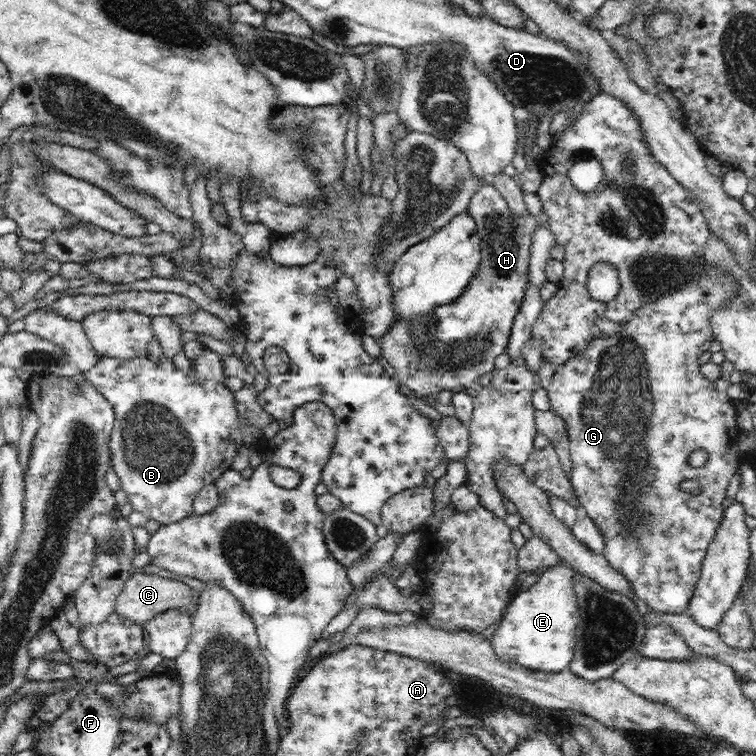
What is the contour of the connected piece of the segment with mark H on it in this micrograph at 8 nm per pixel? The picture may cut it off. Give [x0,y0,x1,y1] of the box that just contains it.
[380,180,542,397]

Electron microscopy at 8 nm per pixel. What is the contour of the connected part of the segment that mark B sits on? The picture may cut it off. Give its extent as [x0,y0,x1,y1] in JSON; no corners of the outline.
[85,348,251,526]

